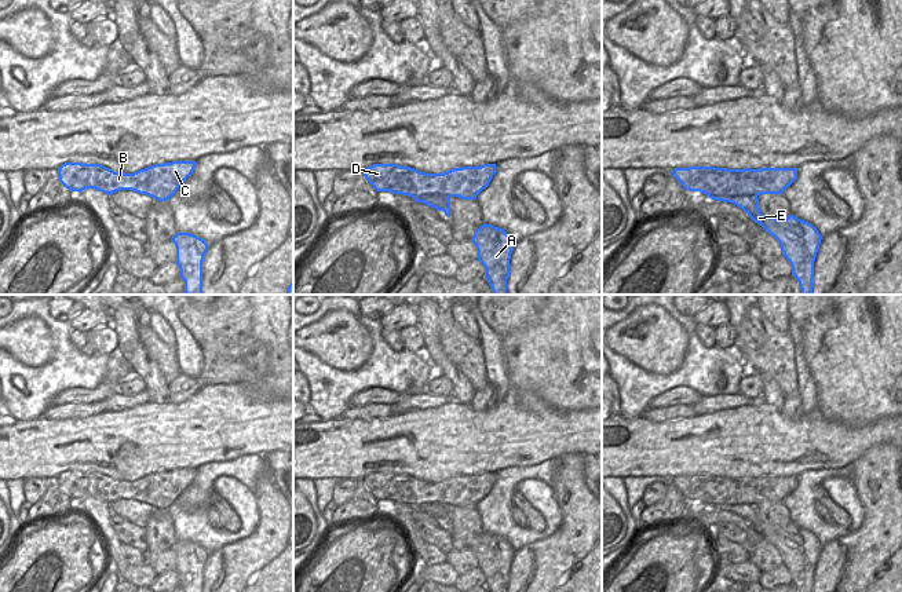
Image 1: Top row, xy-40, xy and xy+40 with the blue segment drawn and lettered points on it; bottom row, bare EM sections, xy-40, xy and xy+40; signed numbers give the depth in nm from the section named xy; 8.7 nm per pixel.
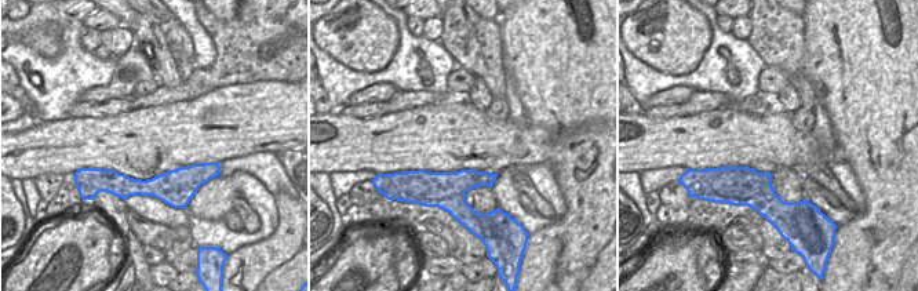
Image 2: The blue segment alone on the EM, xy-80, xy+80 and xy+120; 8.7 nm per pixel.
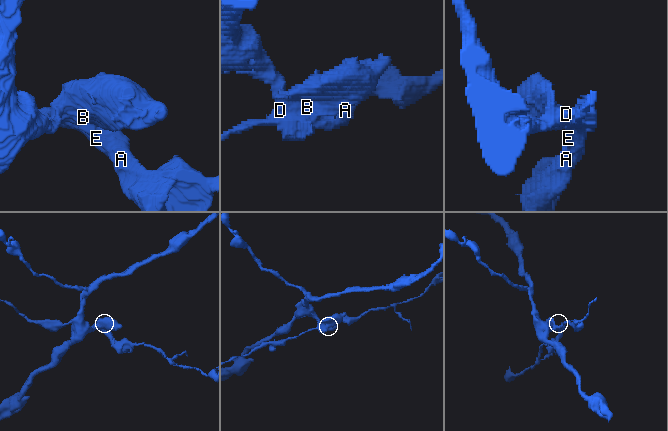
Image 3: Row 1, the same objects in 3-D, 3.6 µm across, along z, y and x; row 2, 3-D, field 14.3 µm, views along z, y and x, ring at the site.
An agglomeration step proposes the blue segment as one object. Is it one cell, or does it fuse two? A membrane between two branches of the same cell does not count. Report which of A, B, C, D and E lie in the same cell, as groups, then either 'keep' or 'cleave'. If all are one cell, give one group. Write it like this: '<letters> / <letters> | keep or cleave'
A E / B C D | cleave

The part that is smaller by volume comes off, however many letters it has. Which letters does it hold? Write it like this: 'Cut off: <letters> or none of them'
Cut off: A, E

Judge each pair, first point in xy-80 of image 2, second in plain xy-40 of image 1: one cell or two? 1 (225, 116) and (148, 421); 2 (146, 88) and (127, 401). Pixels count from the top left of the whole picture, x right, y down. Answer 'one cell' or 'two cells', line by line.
1: one cell
2: two cells

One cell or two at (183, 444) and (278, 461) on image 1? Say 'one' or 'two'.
two

